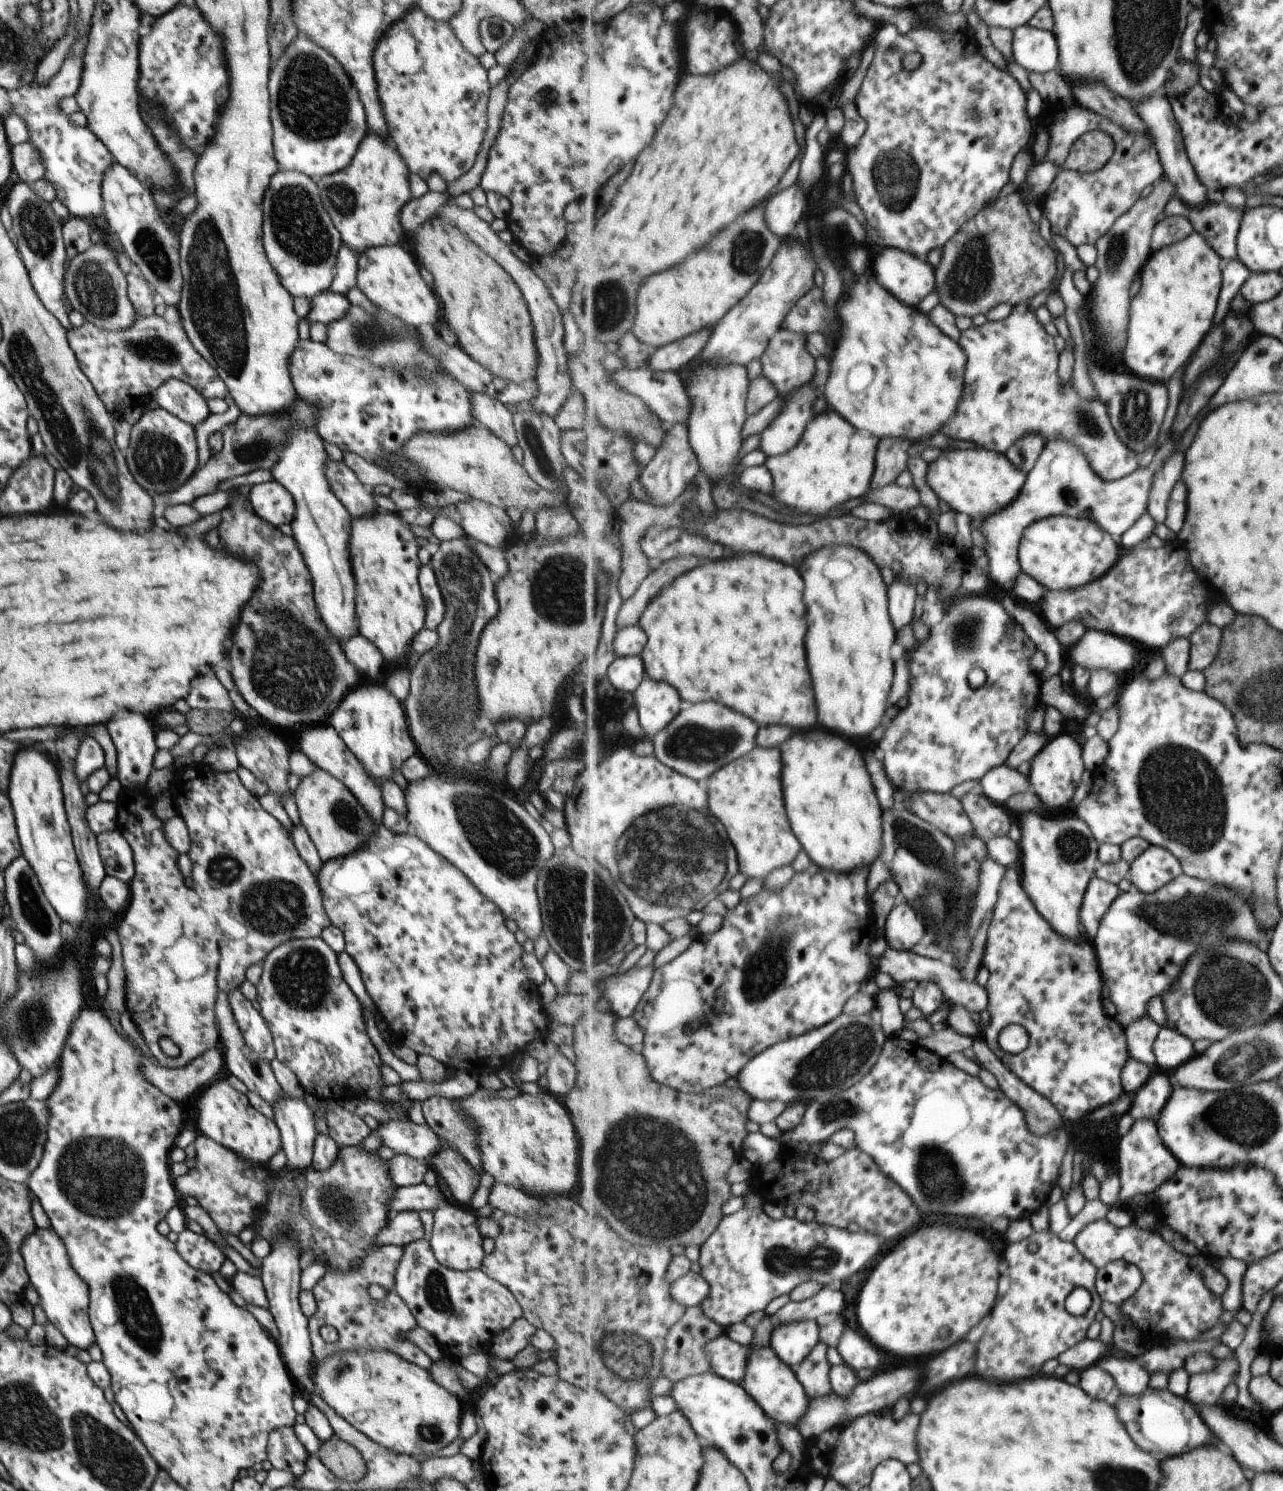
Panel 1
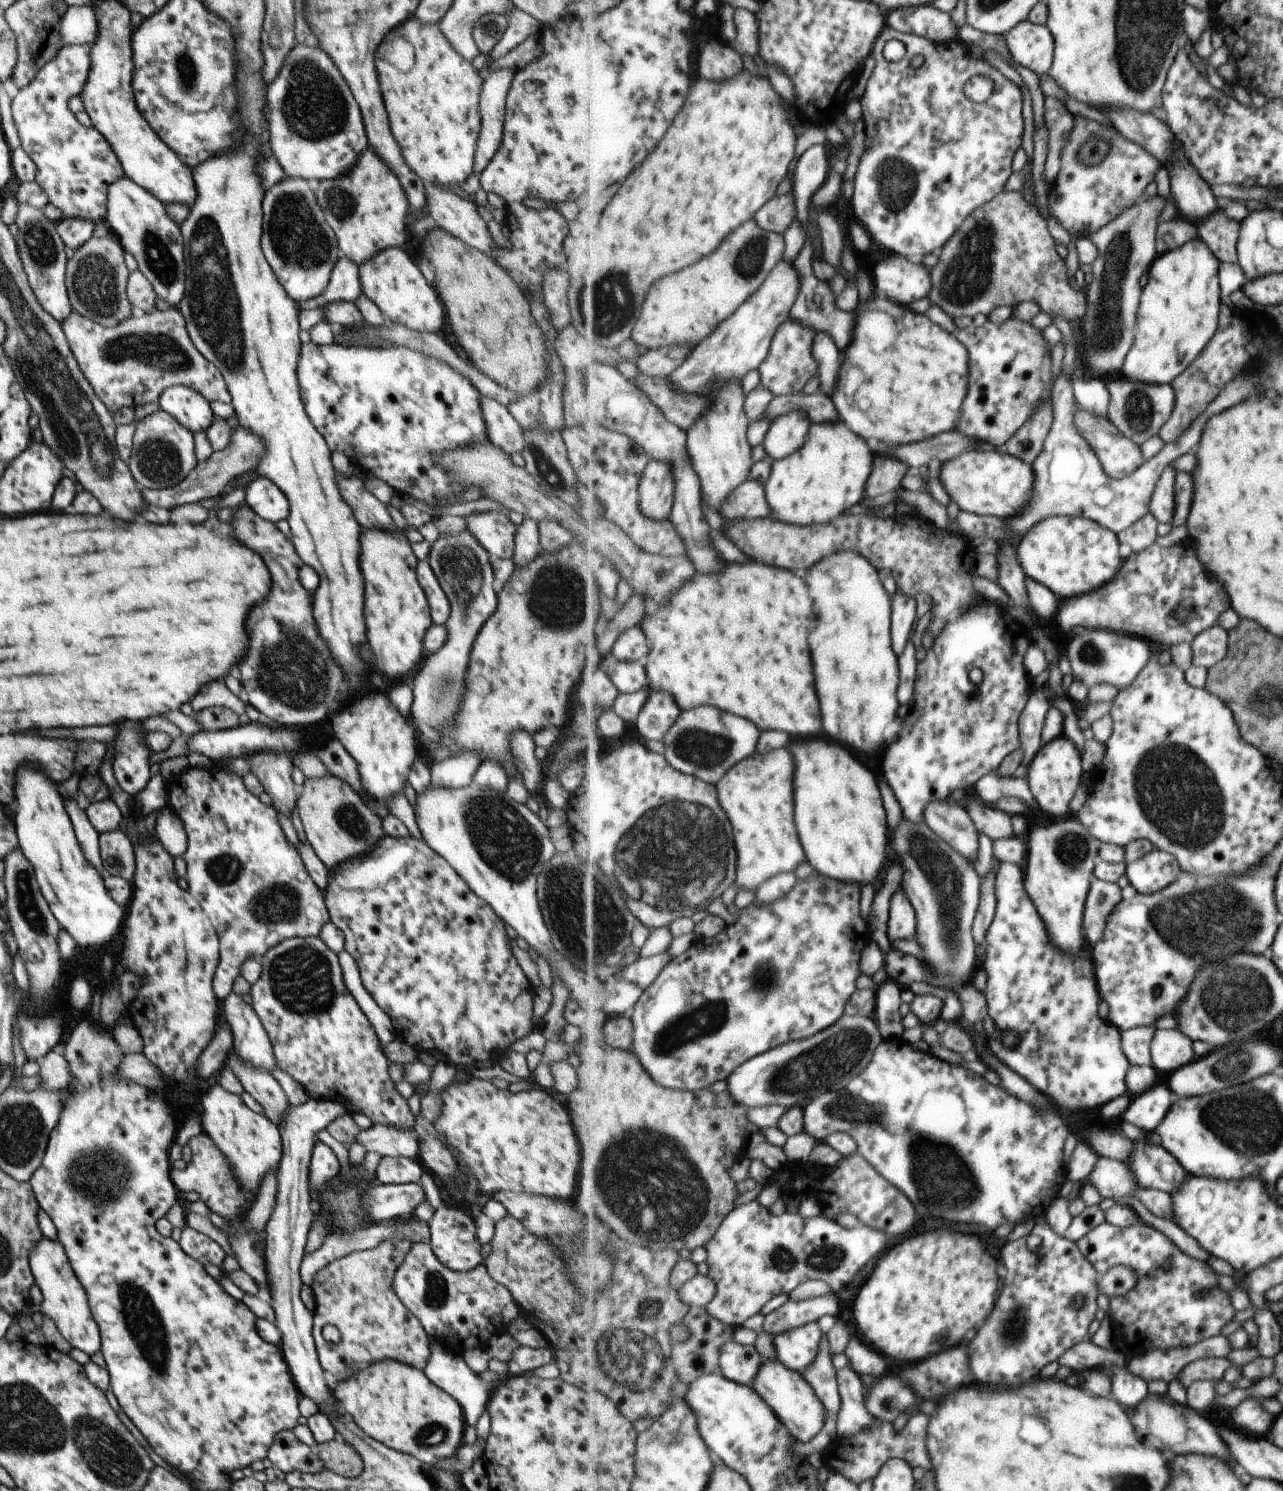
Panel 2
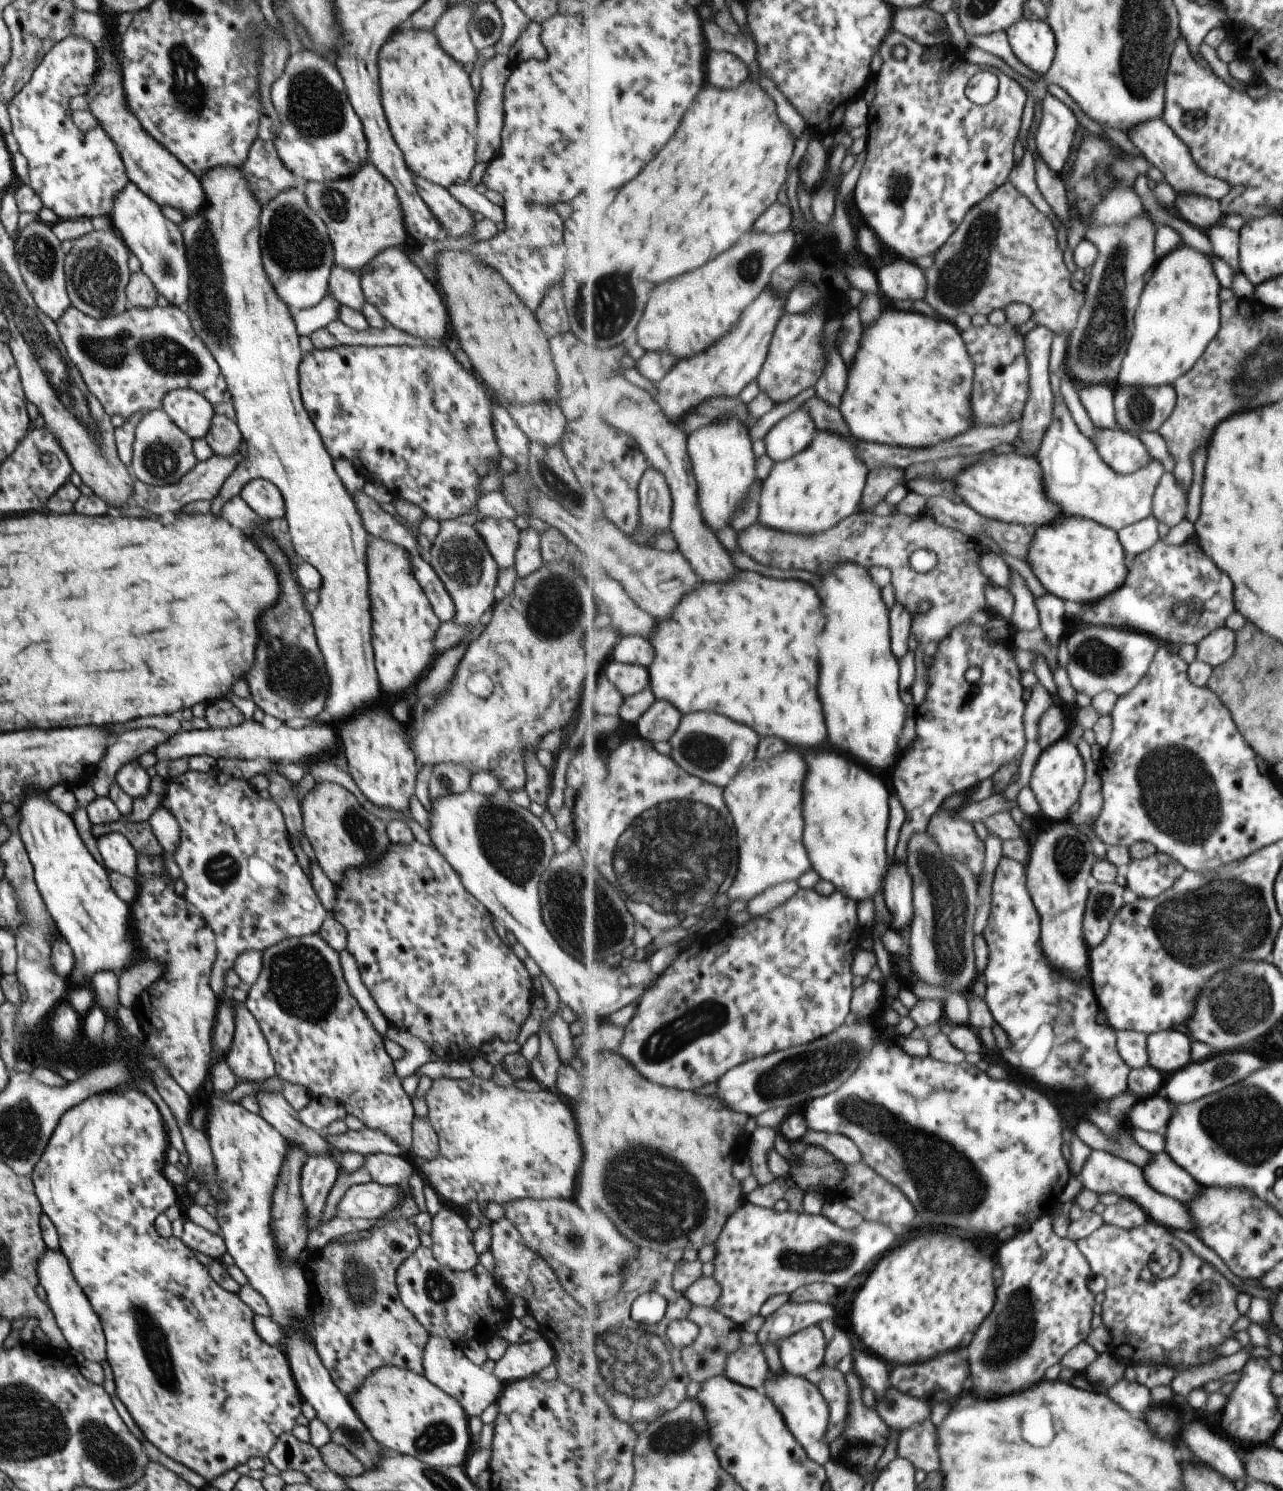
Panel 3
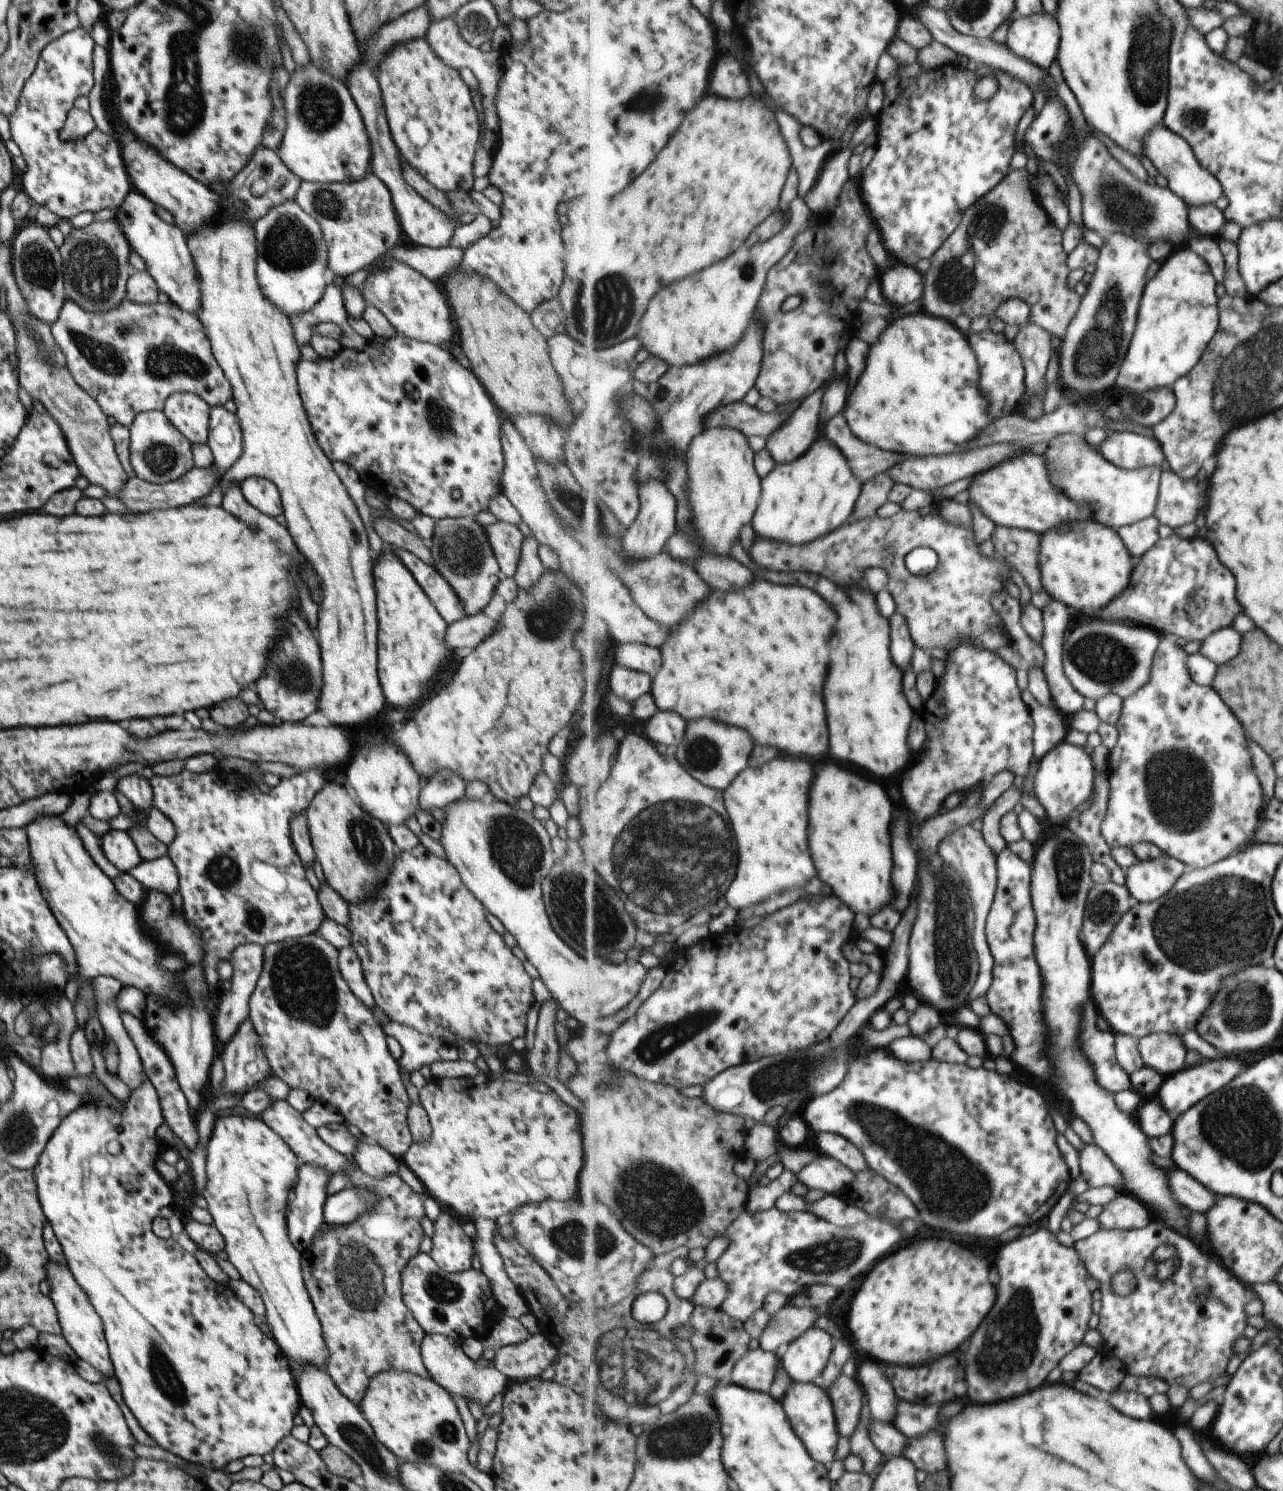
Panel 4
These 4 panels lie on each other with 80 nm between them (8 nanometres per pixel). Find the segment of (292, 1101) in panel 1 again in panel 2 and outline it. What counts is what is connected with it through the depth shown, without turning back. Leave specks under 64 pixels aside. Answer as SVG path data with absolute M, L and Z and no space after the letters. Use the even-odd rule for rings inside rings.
M309 1098L306 1102L300 1105L289 1105L287 1110L282 1114L282 1119L278 1122L278 1131L282 1142L282 1155L278 1162L276 1181L277 1188L275 1193L275 1204L273 1205L273 1212L268 1217L268 1221L265 1223L263 1232L264 1239L264 1268L267 1270L268 1276L268 1295L269 1306L274 1312L274 1325L280 1332L280 1351L282 1357L288 1366L290 1377L294 1382L301 1397L307 1397L312 1400L314 1404L316 1402L326 1402L327 1404L334 1404L335 1409L341 1414L340 1407L336 1406L336 1402L333 1400L330 1393L329 1383L327 1382L325 1372L321 1370L319 1366L316 1350L314 1349L314 1340L311 1336L312 1318L313 1315L309 1312L299 1300L299 1286L302 1282L300 1279L299 1269L300 1262L303 1256L303 1247L305 1244L305 1238L307 1238L307 1232L309 1232L309 1226L312 1223L314 1214L310 1209L310 1196L308 1195L308 1166L310 1165L310 1154L314 1141L316 1139L315 1134L325 1129L327 1124L331 1122L336 1116L343 1114L345 1110L340 1103L334 1103L329 1099L321 1098Z

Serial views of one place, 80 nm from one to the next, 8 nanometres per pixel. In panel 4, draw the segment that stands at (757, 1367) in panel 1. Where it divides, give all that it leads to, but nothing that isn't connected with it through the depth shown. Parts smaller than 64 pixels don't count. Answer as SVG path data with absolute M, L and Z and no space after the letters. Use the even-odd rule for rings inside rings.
M791 1381L782 1402L785 1412L792 1420L793 1427L797 1434L804 1440L805 1447L809 1454L825 1464L827 1467L835 1461L835 1452L837 1452L837 1442L839 1442L839 1432L835 1421L835 1412L833 1412L832 1398L826 1390L820 1387L819 1383L803 1384L803 1382Z

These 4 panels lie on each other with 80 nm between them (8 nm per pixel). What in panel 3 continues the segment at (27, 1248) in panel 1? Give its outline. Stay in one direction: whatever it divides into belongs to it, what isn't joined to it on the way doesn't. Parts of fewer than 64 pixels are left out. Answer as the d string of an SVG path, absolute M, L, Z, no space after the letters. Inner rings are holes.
M45 1249L35 1264L35 1272L37 1272L38 1284L45 1291L45 1303L49 1306L69 1349L78 1351L89 1362L100 1364L105 1361L105 1340L101 1322L75 1282L65 1256L59 1250Z

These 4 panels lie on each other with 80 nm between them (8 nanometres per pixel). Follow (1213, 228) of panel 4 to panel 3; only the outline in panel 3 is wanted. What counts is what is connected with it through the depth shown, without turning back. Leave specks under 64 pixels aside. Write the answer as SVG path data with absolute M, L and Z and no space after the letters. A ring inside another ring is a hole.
M1179 193L1175 204L1178 214L1202 231L1221 223L1225 216L1218 200L1199 193Z

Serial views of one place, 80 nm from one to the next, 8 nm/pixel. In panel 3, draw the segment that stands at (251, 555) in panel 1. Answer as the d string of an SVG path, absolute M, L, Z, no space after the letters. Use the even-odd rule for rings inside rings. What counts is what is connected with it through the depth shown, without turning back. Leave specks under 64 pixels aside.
M248 530L248 533L252 534L251 540L263 550L263 554L277 570L277 582L279 582L277 604L269 606L267 612L263 612L257 622L259 640L255 646L255 660L245 674L249 694L251 694L250 700L263 714L274 716L281 723L289 722L292 718L313 718L325 706L329 678L319 648L315 644L309 612L303 604L303 596L293 578L292 568L289 568L289 560L285 558L282 550L267 535L264 534L263 538L259 538L262 532Z

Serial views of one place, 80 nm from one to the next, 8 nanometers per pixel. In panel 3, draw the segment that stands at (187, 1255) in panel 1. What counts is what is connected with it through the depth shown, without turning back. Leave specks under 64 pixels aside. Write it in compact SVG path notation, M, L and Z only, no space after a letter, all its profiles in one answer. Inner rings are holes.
M183 1219L183 1233L179 1239L189 1251L201 1252L211 1259L219 1260L226 1253L223 1240L219 1234L211 1234L209 1230L196 1226L188 1219Z

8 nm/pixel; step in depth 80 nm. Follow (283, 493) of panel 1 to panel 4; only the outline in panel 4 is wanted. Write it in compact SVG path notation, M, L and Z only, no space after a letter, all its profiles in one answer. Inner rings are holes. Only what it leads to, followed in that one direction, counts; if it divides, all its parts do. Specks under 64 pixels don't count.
M247 476L238 487L243 498L261 514L272 518L282 514L277 488L268 479L259 476Z

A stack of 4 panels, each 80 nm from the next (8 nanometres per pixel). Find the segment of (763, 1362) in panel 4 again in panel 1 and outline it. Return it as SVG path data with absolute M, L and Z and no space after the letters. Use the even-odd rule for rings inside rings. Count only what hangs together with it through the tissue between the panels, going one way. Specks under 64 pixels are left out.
M726 1331L723 1332L705 1345L711 1371L731 1382L741 1383L746 1373L750 1348L735 1342Z

